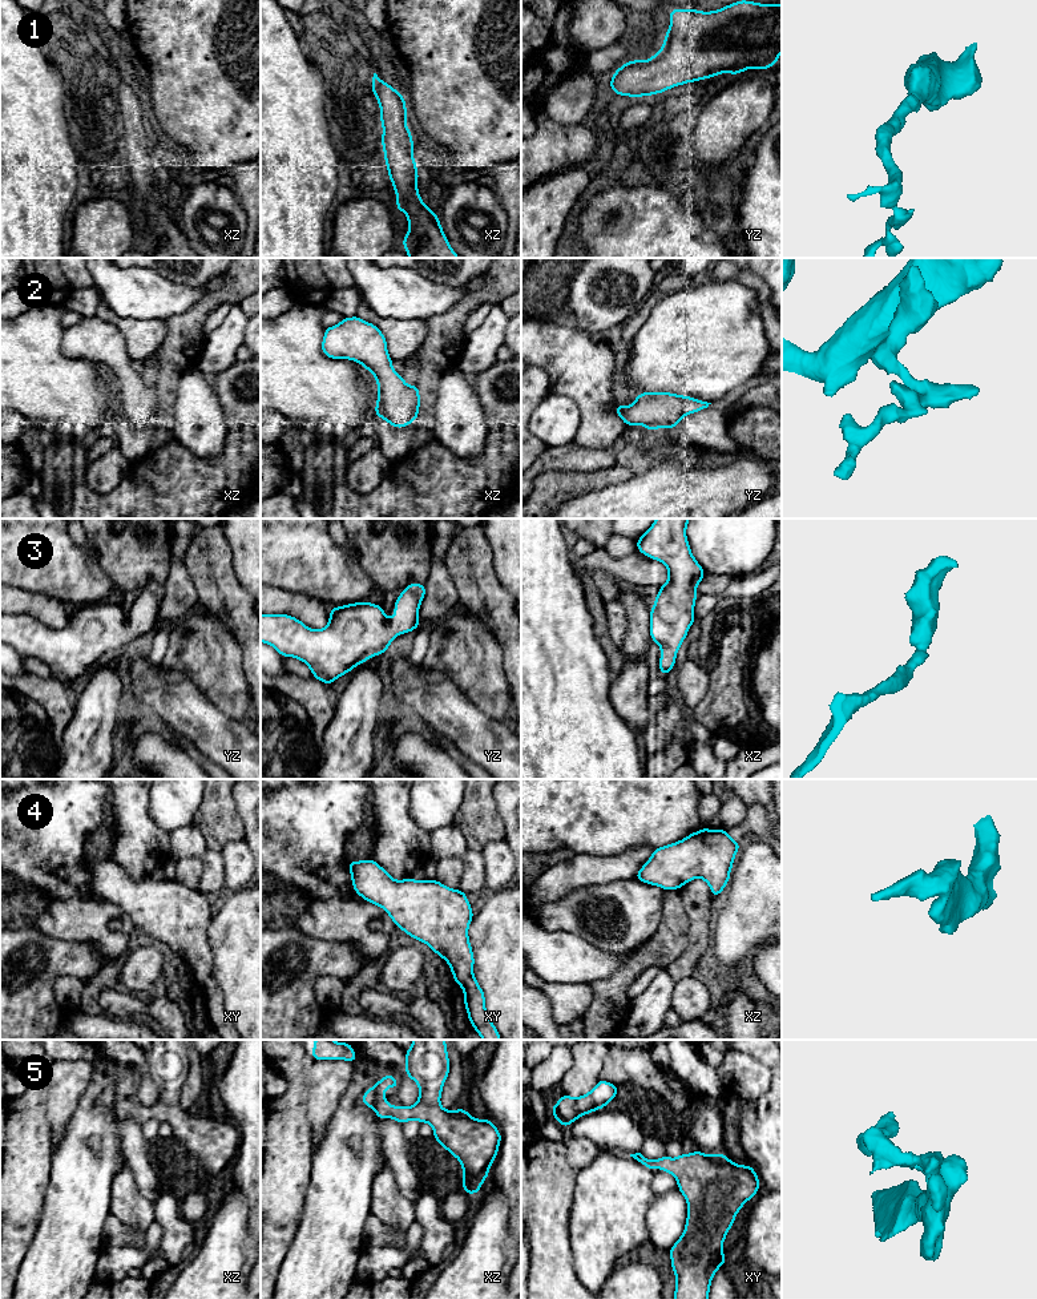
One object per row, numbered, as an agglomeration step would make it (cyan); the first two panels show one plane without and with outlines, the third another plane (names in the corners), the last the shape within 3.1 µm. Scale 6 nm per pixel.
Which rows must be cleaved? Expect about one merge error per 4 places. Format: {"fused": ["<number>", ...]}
{"fused": []}

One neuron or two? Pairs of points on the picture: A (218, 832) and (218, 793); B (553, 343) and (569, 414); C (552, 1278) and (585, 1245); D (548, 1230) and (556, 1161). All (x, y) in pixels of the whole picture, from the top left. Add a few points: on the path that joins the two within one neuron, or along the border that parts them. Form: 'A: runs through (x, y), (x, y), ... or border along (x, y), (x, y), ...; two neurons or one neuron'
A: runs through (218, 823), (218, 802); one neuron
B: border along (549, 390), (567, 394), (575, 400), (580, 423); two neurons
C: border along (569, 1227), (572, 1266), (576, 1277), (584, 1285); two neurons
D: runs through (548, 1213), (548, 1178); one neuron

